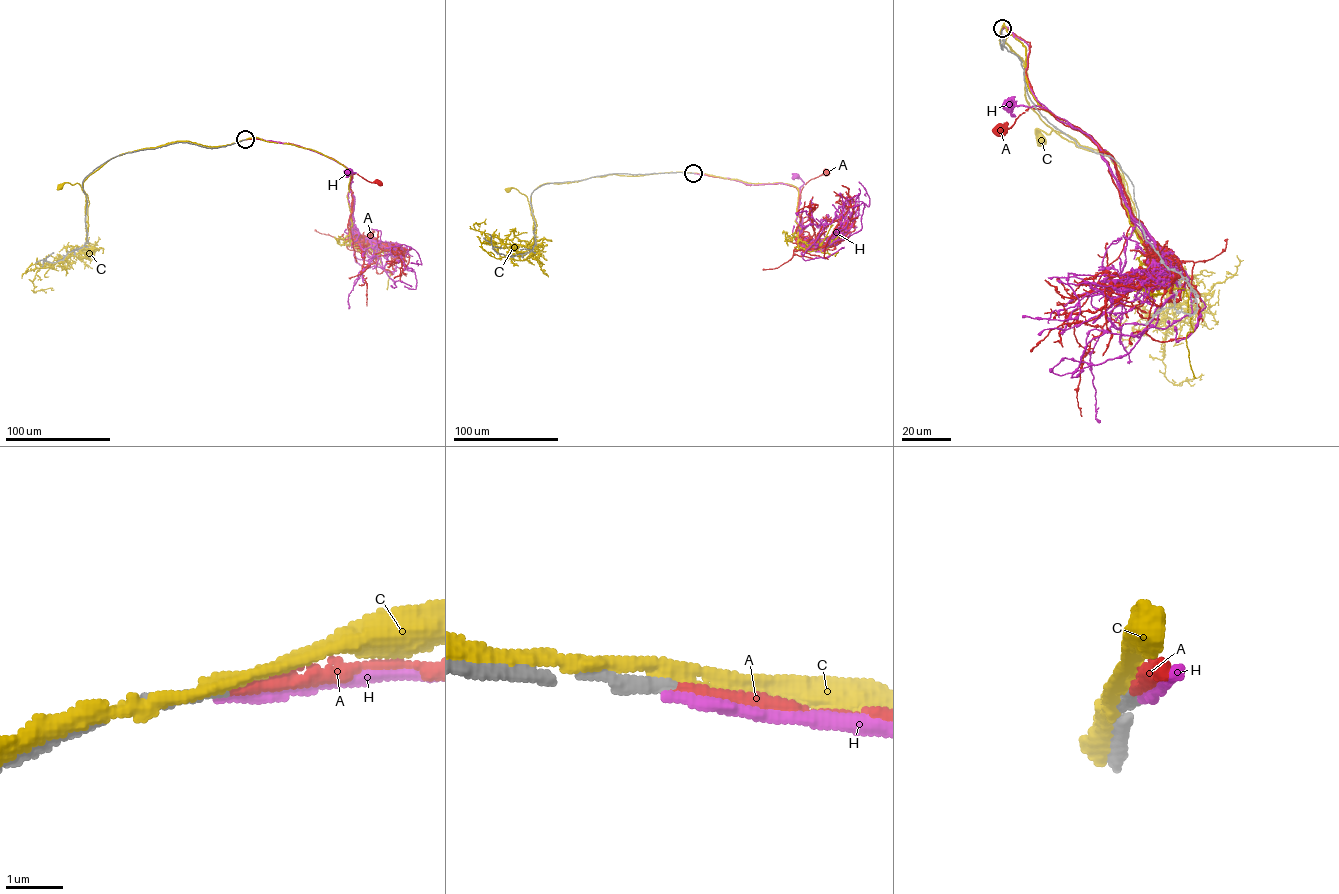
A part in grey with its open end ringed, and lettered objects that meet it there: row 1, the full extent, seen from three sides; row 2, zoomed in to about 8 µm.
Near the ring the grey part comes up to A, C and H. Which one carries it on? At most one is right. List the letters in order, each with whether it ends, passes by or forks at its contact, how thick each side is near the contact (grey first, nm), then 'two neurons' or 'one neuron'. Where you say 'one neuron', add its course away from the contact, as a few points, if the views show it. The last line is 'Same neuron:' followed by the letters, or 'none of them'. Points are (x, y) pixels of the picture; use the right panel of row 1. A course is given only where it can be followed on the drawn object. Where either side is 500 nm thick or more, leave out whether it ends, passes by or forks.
A: it ends; calibres 240 and 190 nm; one neuron; course (1002, 29), (1029, 42), (1026, 73), (1037, 101), (1060, 122), (1081, 130), (1045, 110), (1028, 108), (998, 133)
C: it passes by; calibres 170 and 240 nm; two neurons
H: it ends; calibres 240 and 190 nm; two neurons
Same neuron: A

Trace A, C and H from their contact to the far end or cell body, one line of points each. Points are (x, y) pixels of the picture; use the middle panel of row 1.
A: (693, 173), (746, 185), (791, 185), (798, 190), (798, 207), (805, 184), (827, 171)
C: (691, 173), (612, 174), (545, 183), (531, 194), (534, 222), (527, 197), (512, 187), (508, 190)
H: (693, 173), (749, 184), (783, 183), (794, 186), (798, 189), (799, 202), (803, 182), (796, 176)

